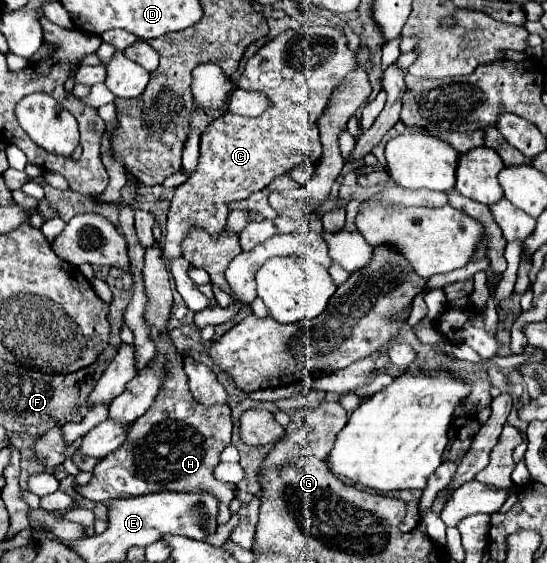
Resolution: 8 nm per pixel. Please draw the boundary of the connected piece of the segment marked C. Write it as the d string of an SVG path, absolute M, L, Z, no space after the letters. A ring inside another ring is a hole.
M332 26L286 30L246 62L238 86L262 92L270 100L270 106L258 118L227 112L206 128L200 140L200 164L196 172L176 188L170 204L162 250L166 262L184 256L182 242L192 228L202 228L218 238L226 228L228 202L244 200L252 192L264 190L276 176L290 172L294 166L318 164L322 156L318 118L328 108L332 92L354 68L356 54L348 48L344 32Z

